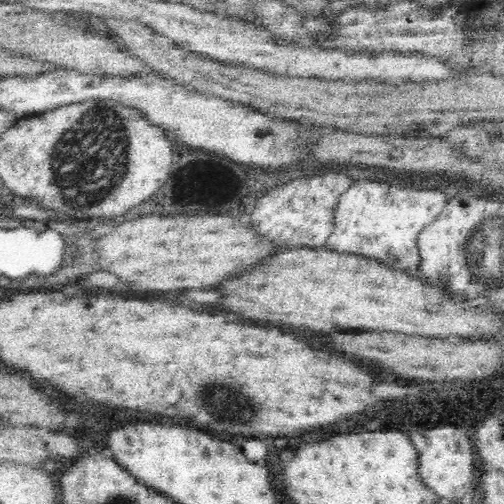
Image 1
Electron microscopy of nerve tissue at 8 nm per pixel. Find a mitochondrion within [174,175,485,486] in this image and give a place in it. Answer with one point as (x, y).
(223, 403)

